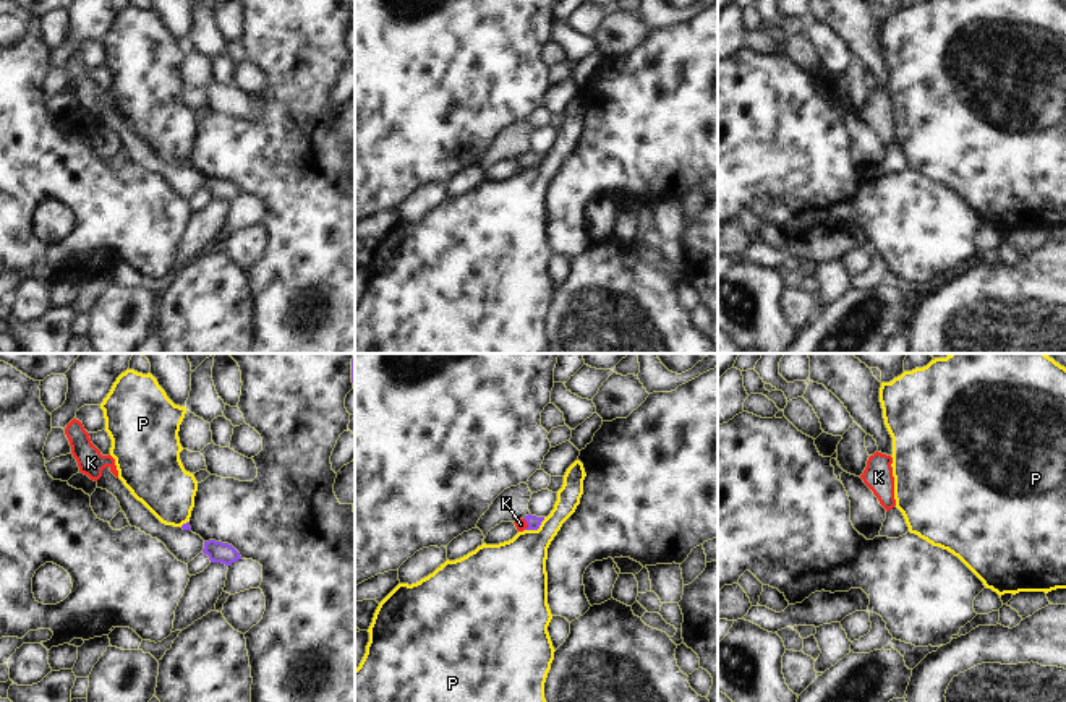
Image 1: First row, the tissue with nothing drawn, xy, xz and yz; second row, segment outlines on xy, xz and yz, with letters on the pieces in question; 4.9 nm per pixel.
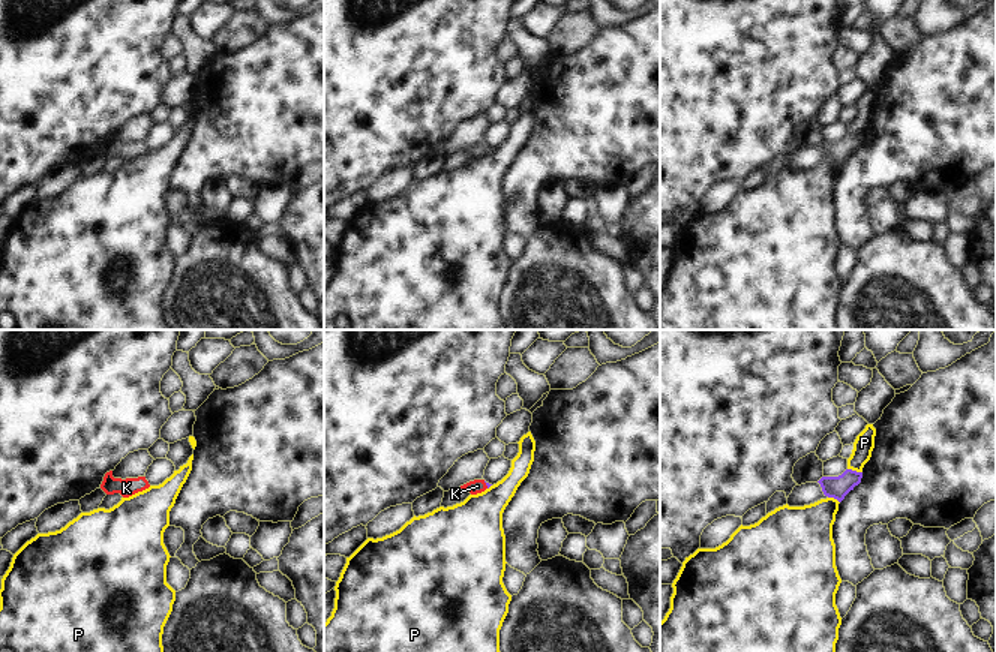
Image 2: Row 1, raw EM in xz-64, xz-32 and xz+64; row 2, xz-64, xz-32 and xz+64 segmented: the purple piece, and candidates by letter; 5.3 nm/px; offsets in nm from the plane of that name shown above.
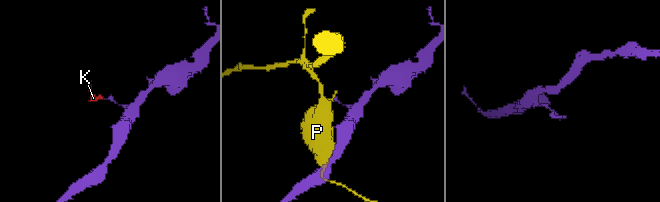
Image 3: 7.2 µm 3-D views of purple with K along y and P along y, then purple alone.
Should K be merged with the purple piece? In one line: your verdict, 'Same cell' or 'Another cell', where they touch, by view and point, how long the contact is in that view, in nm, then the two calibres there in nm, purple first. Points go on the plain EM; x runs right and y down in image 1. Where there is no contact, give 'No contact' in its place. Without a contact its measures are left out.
Same cell. Touches purple at xz (527, 159). Shared border 70 nm. Thickness 70 nm (purple) against 60 nm

